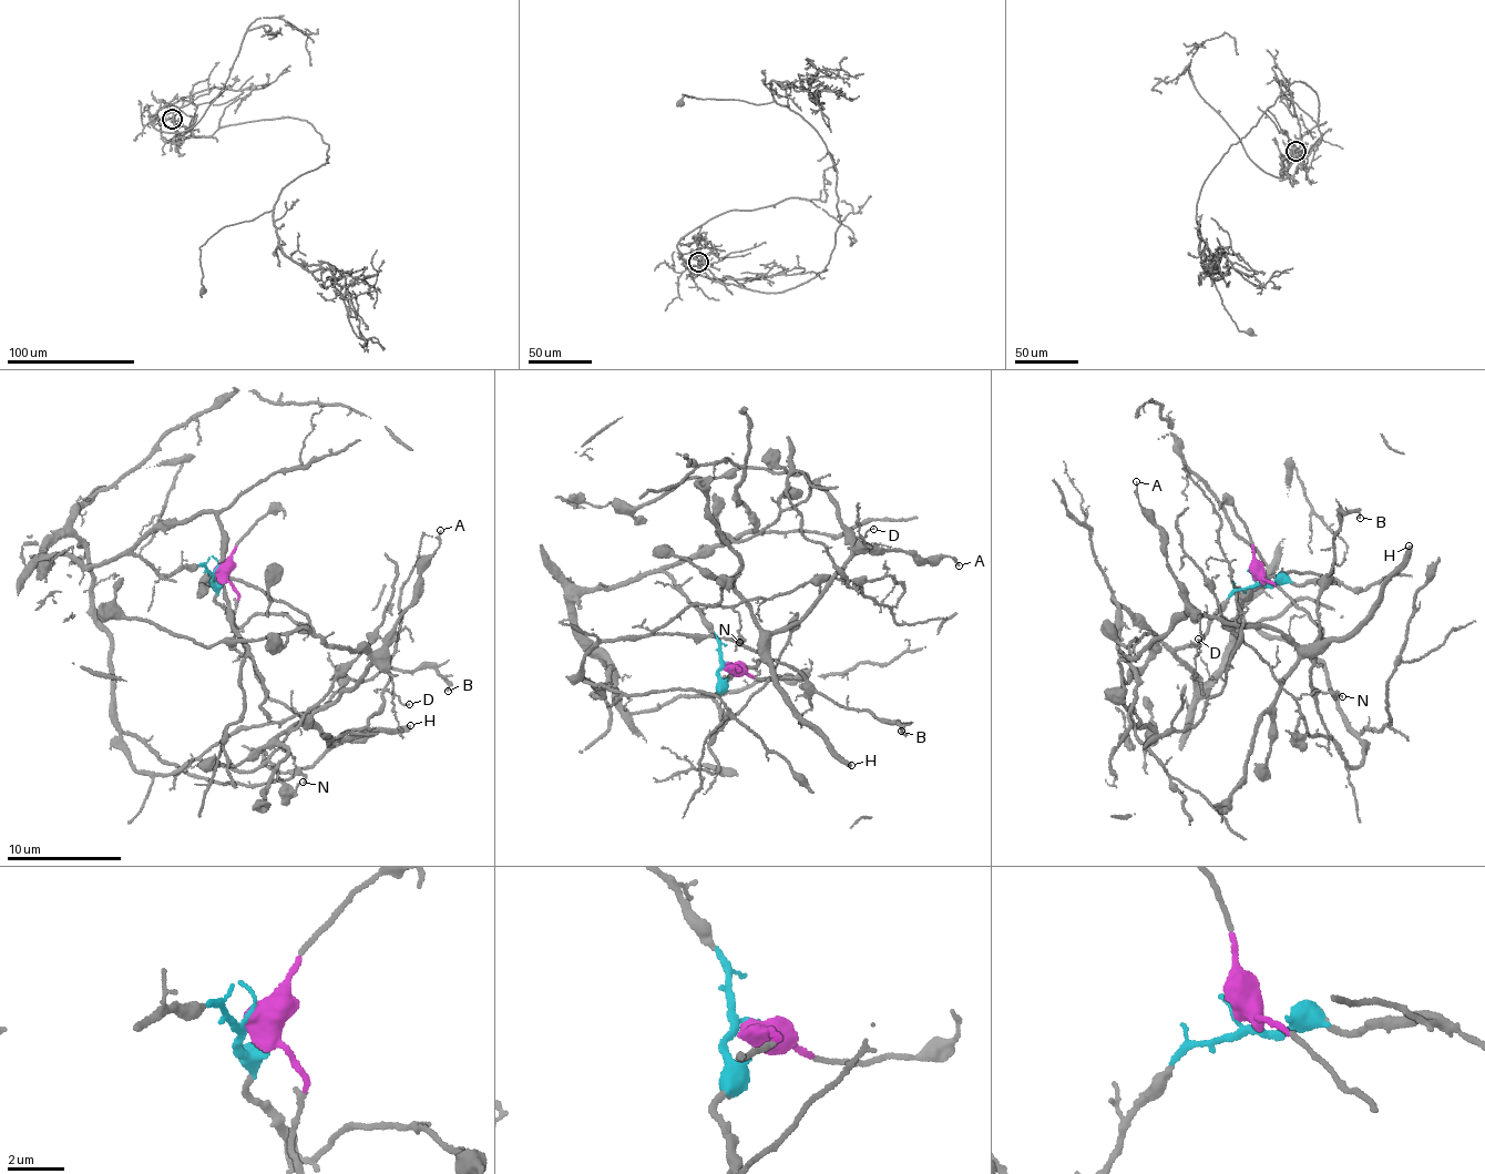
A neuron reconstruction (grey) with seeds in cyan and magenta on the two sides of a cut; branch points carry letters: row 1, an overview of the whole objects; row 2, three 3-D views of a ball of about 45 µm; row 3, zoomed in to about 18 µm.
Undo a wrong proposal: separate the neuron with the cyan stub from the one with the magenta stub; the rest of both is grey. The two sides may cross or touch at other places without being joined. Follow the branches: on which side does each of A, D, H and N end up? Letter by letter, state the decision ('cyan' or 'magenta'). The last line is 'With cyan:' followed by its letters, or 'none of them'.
A: magenta
D: magenta
H: magenta
N: cyan
With cyan: N

